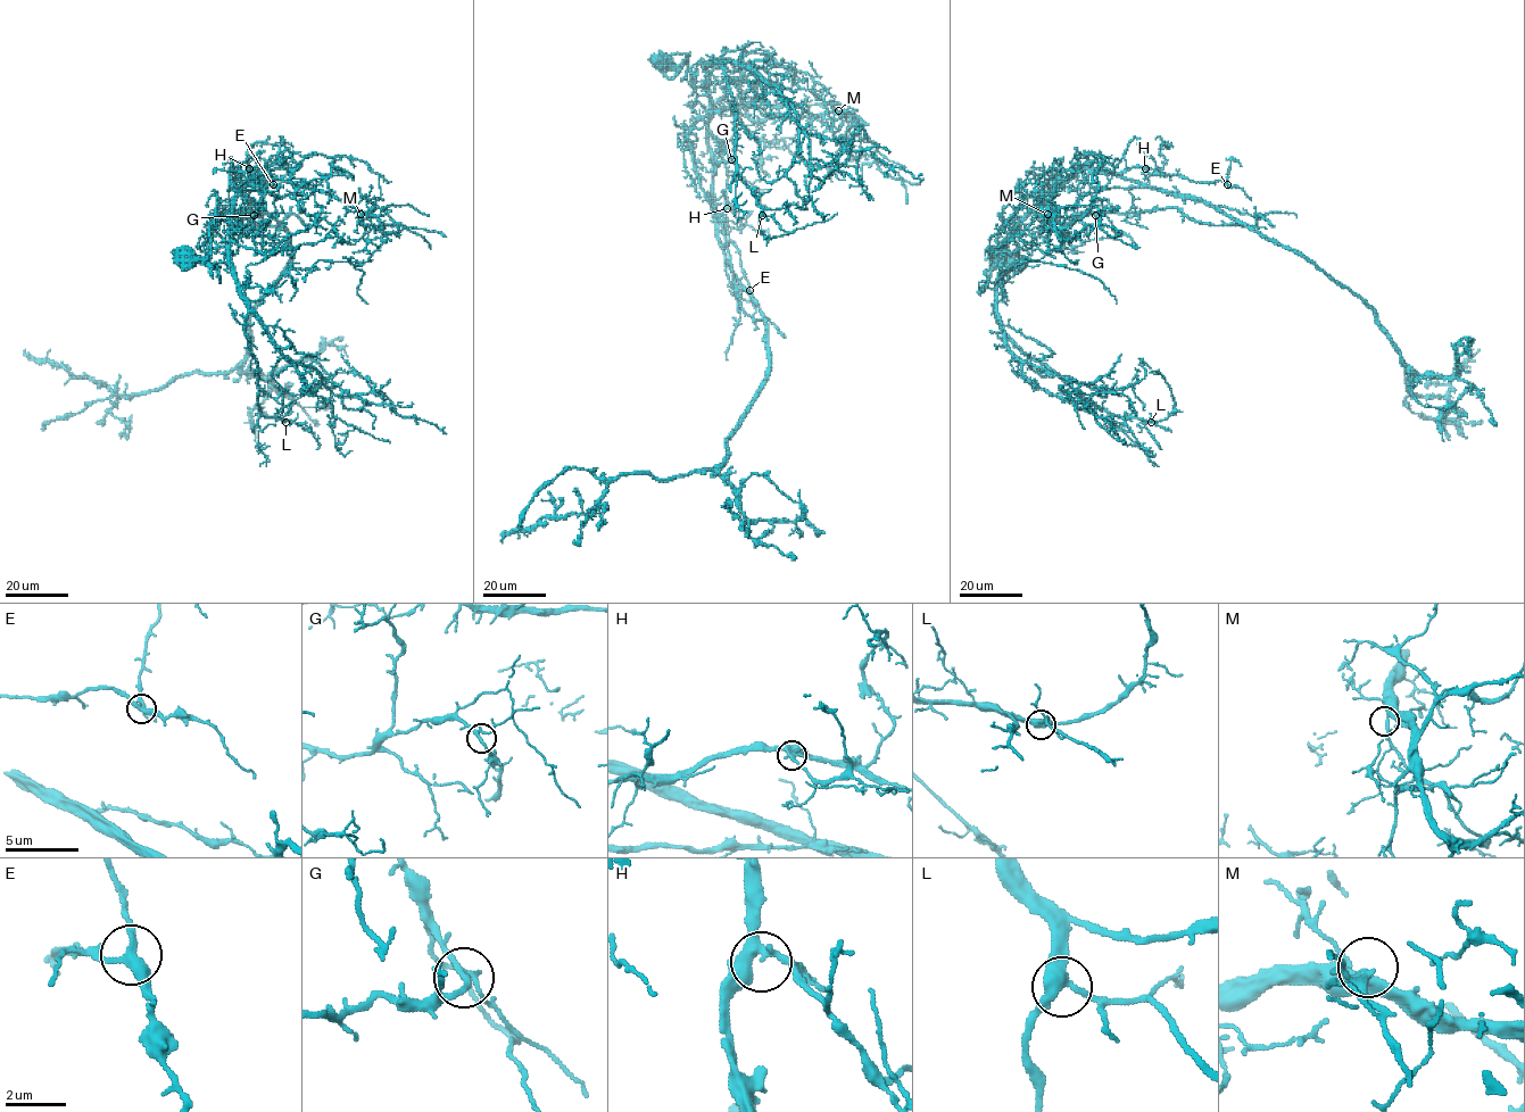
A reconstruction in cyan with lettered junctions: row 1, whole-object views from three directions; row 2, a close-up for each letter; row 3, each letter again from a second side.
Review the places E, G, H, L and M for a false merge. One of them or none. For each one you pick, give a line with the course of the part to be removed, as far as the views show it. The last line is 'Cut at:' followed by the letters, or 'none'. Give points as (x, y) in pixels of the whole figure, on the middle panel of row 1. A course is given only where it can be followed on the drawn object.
Cut at: none

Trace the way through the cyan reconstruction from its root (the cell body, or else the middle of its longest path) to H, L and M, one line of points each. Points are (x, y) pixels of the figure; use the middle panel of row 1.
H: (663, 61), (679, 68), (687, 59), (686, 80), (706, 92), (712, 109), (709, 147), (723, 163), (727, 208)
L: (663, 61), (679, 68), (687, 59), (686, 80), (704, 88), (706, 69), (724, 59), (736, 169), (762, 215)
M: (663, 61), (679, 68), (687, 59), (686, 80), (706, 92), (717, 111), (734, 109), (764, 121), (838, 110)

